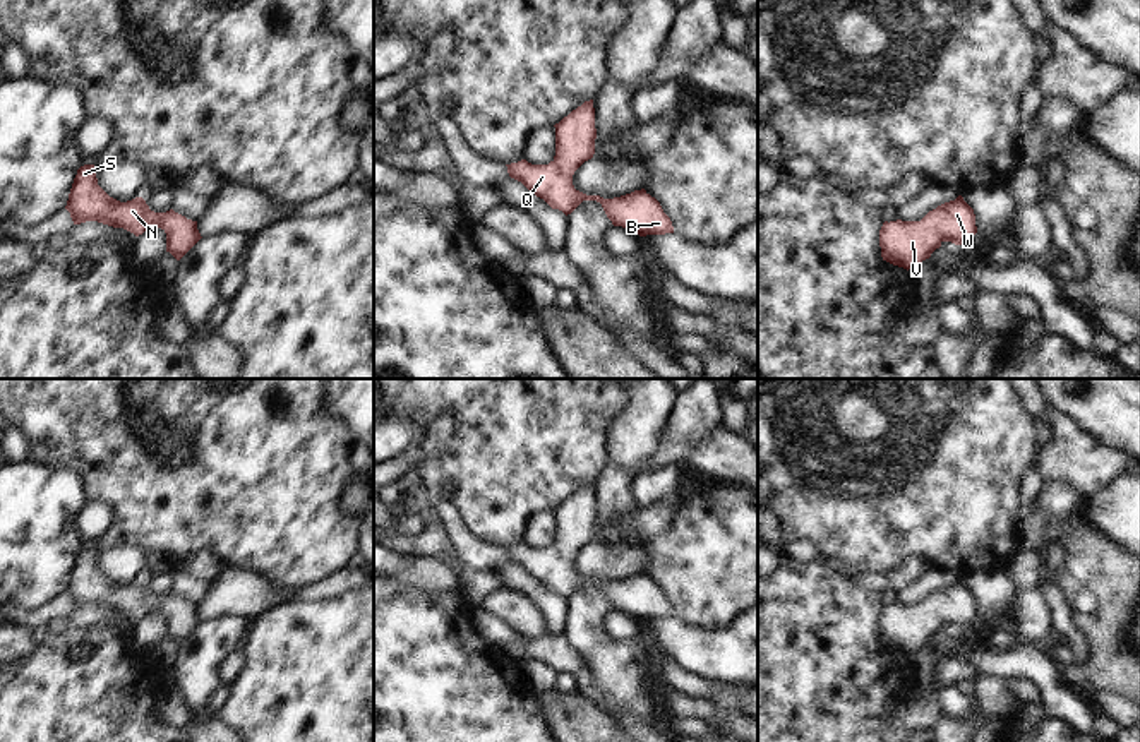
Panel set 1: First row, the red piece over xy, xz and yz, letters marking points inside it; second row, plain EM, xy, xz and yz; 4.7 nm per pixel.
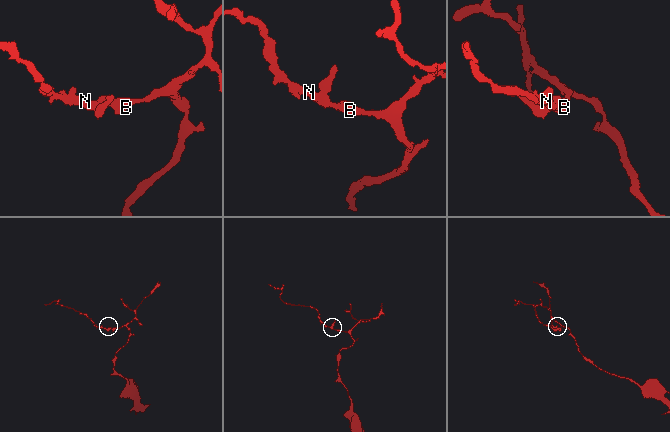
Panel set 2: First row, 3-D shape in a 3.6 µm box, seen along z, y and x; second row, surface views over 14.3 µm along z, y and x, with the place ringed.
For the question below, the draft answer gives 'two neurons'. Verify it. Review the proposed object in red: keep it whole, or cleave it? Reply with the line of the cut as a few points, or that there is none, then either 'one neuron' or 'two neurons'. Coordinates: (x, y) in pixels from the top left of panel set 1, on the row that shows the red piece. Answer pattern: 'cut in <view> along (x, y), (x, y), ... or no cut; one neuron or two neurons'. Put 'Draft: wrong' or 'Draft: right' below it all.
no cut; one neuron
Draft: wrong

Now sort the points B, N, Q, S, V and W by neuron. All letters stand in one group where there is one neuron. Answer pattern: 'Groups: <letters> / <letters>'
Groups: B N Q S V W.

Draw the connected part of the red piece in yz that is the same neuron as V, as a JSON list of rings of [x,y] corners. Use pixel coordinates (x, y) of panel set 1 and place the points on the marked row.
[[[958,195],[929,211],[921,221],[885,221],[879,230],[883,260],[917,269],[943,242],[962,245],[977,233],[974,209]]]

